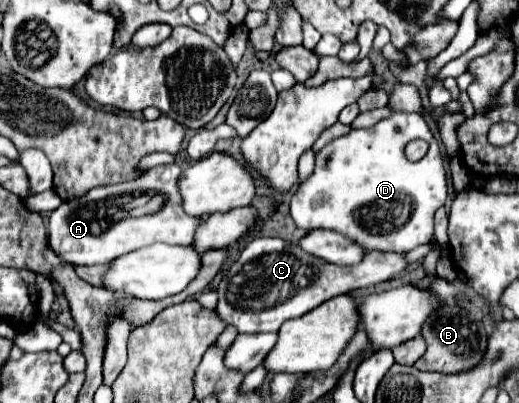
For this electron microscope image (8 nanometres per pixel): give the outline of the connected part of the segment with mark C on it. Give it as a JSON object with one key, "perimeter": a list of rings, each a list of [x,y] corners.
{"perimeter":[[[262,237],[248,243],[222,277],[214,311],[226,325],[236,327],[238,333],[276,333],[284,321],[302,317],[336,295],[348,295],[356,289],[394,279],[406,271],[408,265],[402,253],[368,251],[360,265],[340,267],[308,255],[288,241]]]}

